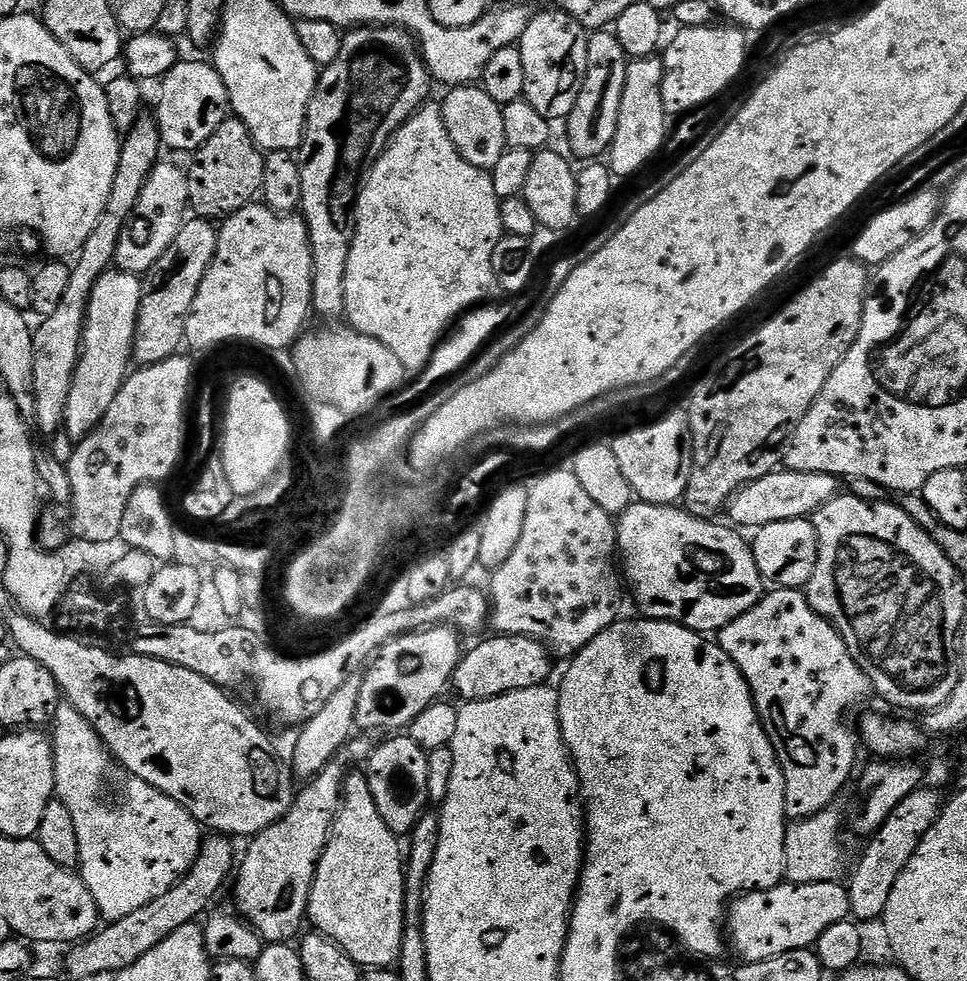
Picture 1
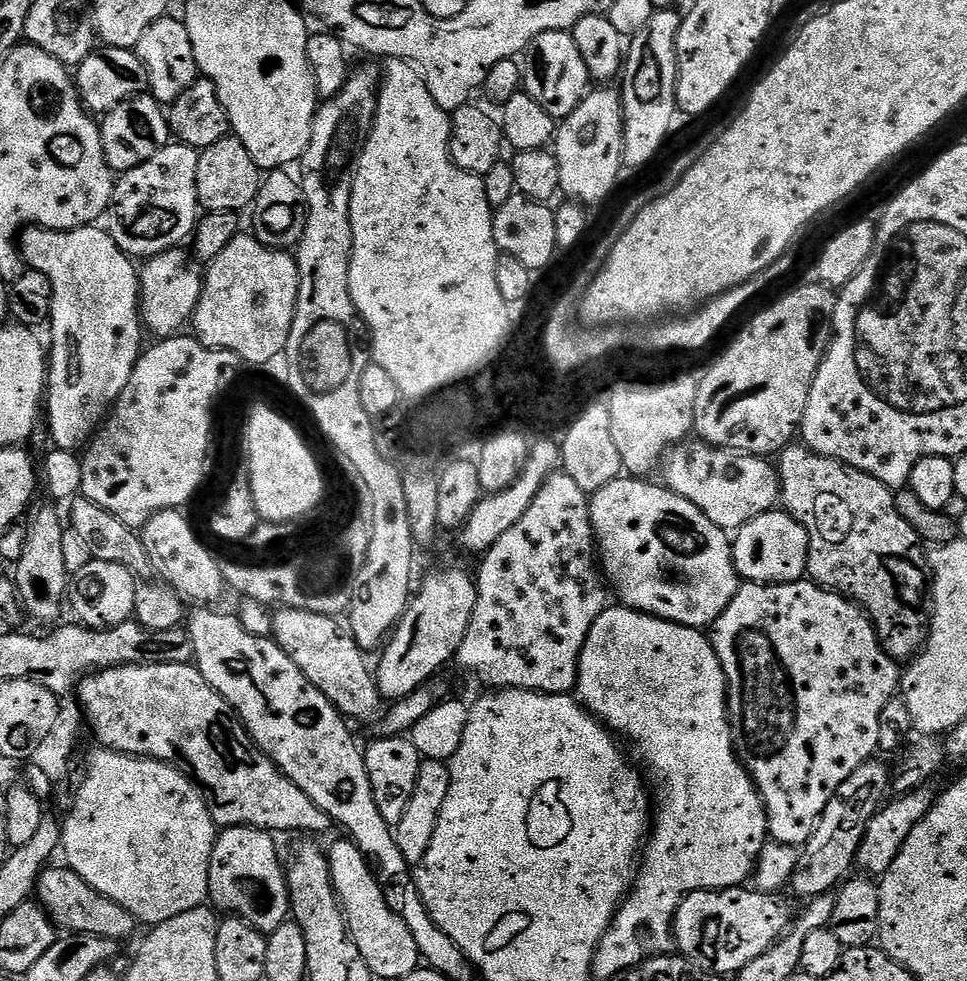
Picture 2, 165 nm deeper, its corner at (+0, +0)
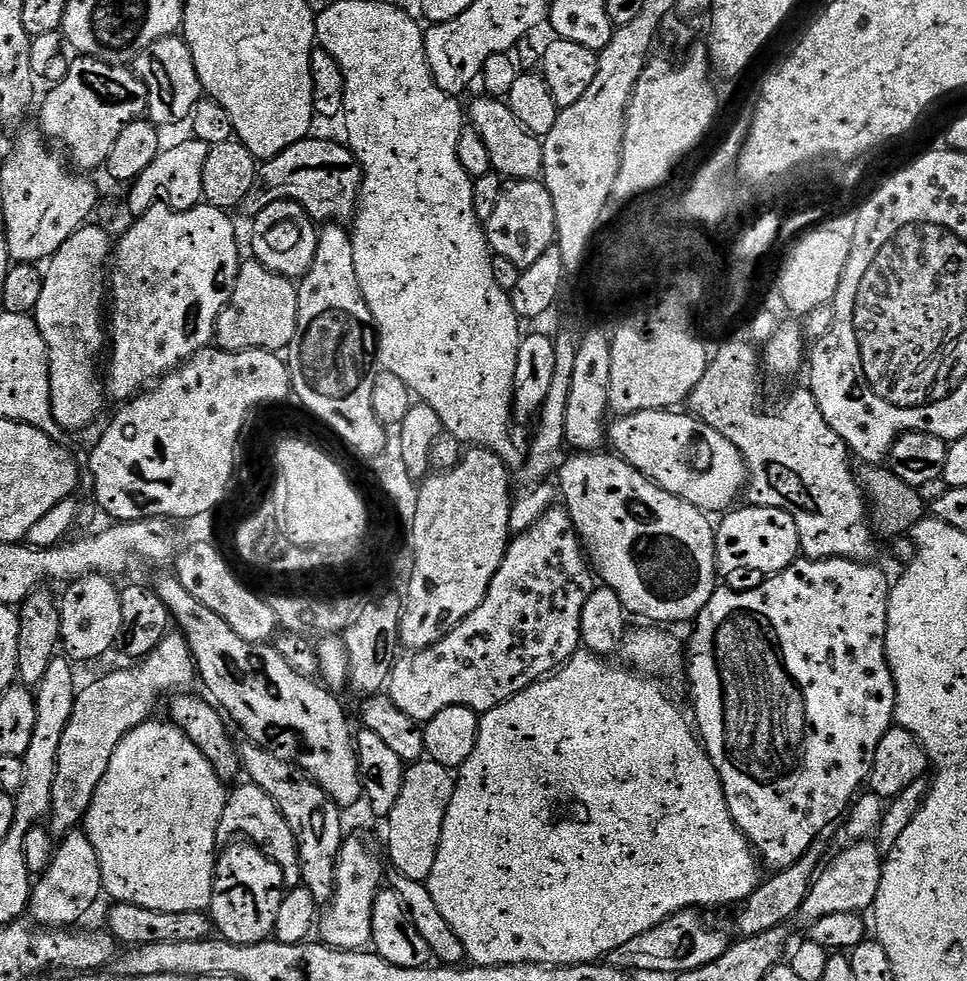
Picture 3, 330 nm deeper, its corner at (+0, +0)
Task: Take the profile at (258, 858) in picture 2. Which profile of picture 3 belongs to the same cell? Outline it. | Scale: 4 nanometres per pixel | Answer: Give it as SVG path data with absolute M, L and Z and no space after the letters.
M251 782L237 783L228 793L226 810L222 810L222 822L218 826L218 837L221 841L228 842L241 832L241 837L247 838L256 847L260 848L270 859L275 860L276 865L284 869L284 887L285 889L294 889L301 887L300 878L300 859L298 858L298 846L294 838L294 830L290 830L290 825L286 818L282 818L282 810L256 784Z

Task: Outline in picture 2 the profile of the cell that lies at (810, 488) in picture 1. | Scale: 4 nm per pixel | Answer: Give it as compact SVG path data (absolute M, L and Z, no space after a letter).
M699 438L673 444L662 464L663 483L682 498L694 502L714 526L735 530L773 511L780 500L780 473L763 456L734 452L731 448L716 448Z

